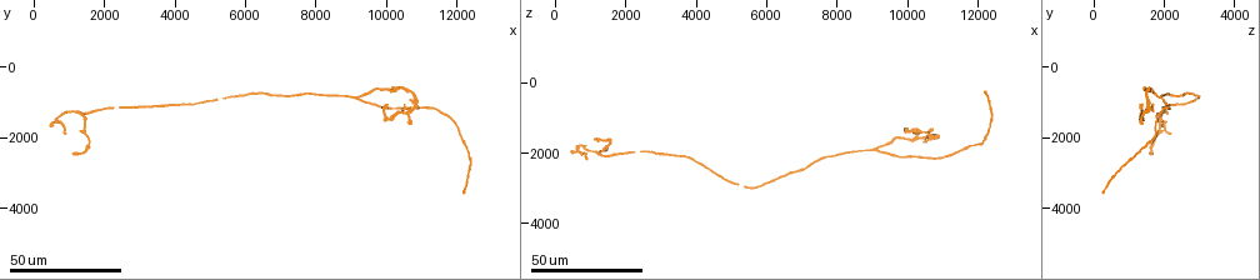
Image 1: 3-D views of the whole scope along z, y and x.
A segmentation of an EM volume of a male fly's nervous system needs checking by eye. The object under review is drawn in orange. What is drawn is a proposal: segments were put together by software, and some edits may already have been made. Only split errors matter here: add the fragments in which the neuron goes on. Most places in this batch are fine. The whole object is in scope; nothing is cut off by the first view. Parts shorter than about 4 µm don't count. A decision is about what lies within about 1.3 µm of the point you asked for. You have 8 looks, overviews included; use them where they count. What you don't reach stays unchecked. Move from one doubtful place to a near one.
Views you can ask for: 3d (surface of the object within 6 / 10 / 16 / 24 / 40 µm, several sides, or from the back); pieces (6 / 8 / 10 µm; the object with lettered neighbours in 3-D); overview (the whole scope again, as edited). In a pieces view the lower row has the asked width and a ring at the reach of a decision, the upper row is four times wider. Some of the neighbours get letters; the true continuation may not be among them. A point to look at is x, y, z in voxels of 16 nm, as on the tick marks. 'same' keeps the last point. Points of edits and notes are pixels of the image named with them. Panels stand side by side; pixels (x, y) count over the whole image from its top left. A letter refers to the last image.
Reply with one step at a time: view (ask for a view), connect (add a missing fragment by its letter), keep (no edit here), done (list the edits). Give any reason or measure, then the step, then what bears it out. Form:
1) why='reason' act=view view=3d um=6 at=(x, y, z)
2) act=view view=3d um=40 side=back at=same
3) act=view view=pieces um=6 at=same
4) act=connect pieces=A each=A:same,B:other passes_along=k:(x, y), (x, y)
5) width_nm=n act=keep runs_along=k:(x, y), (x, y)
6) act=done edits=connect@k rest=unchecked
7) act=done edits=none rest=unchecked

why='free end' act=view view=3d um=40 at=(10300, 1400, 1400)

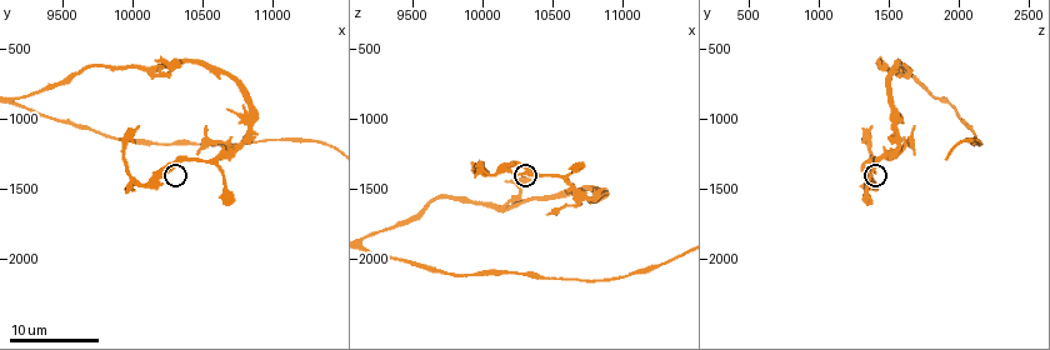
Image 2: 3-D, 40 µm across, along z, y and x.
act=view view=pieces um=10 at=(10220, 1380, 1420)

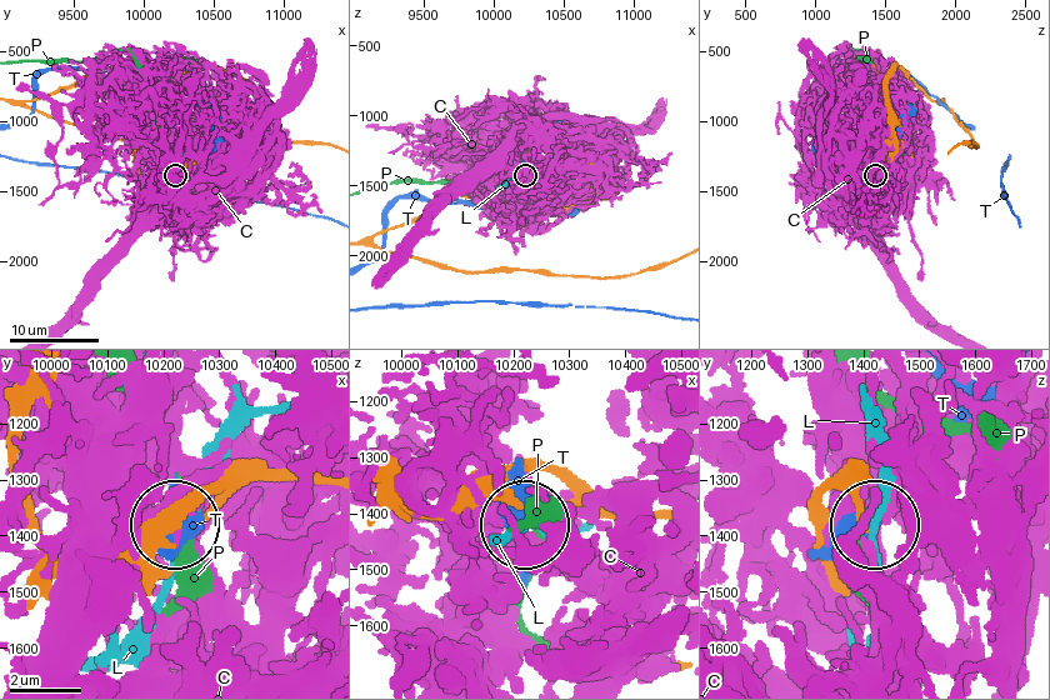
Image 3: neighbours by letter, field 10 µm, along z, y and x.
act=keep each=C:other,L:other,P:other,T:other found='none of them fits'

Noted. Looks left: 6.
why='free end' act=view view=3d um=10 at=(10160, 580, 1440)

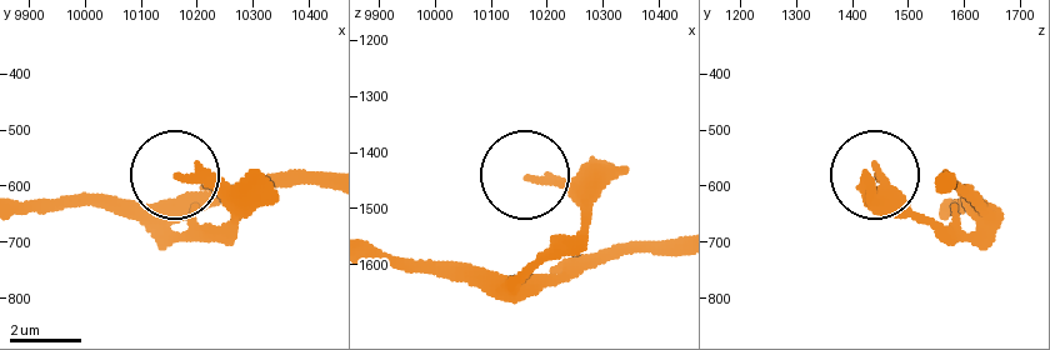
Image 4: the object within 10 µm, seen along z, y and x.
act=view view=pieces um=10 at=(10175, 585, 1455)

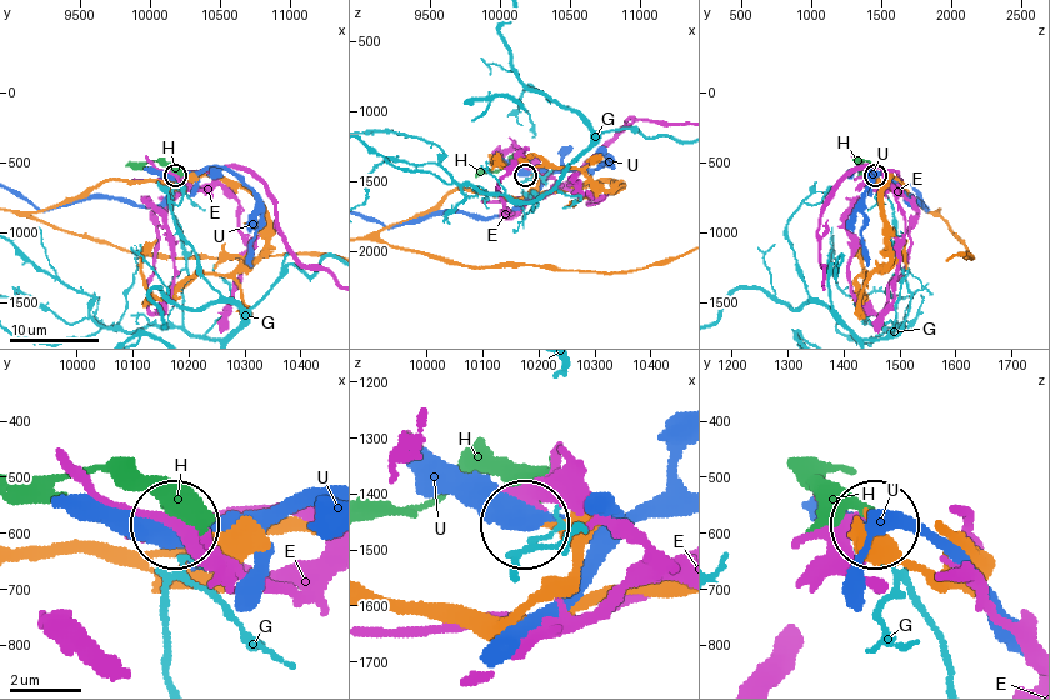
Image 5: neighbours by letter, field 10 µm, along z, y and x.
act=keep each=E:other,G:other,H:other,U:other found='no lettered fragment goes on from it'

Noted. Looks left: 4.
why='tapers out' act=view view=pieces um=6 at=(10460, 1220, 1700)

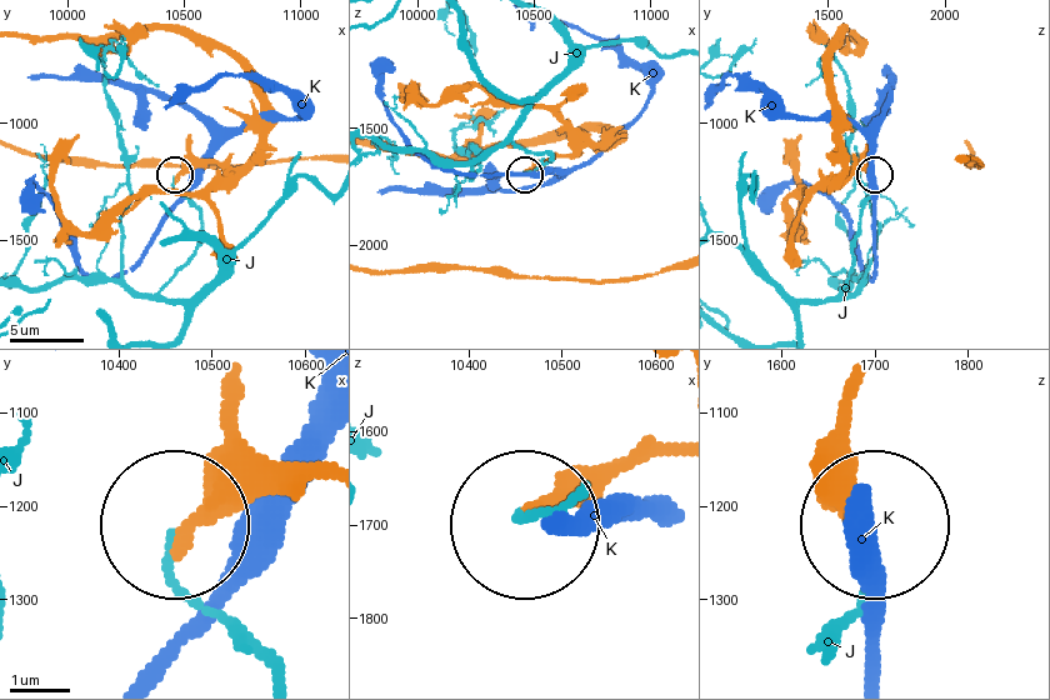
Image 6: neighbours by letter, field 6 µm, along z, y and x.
act=keep each=J:other,K:other found='none of them fits'

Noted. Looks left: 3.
why='an open end' act=view view=pieces um=10 at=(10700, 1620, 1340)

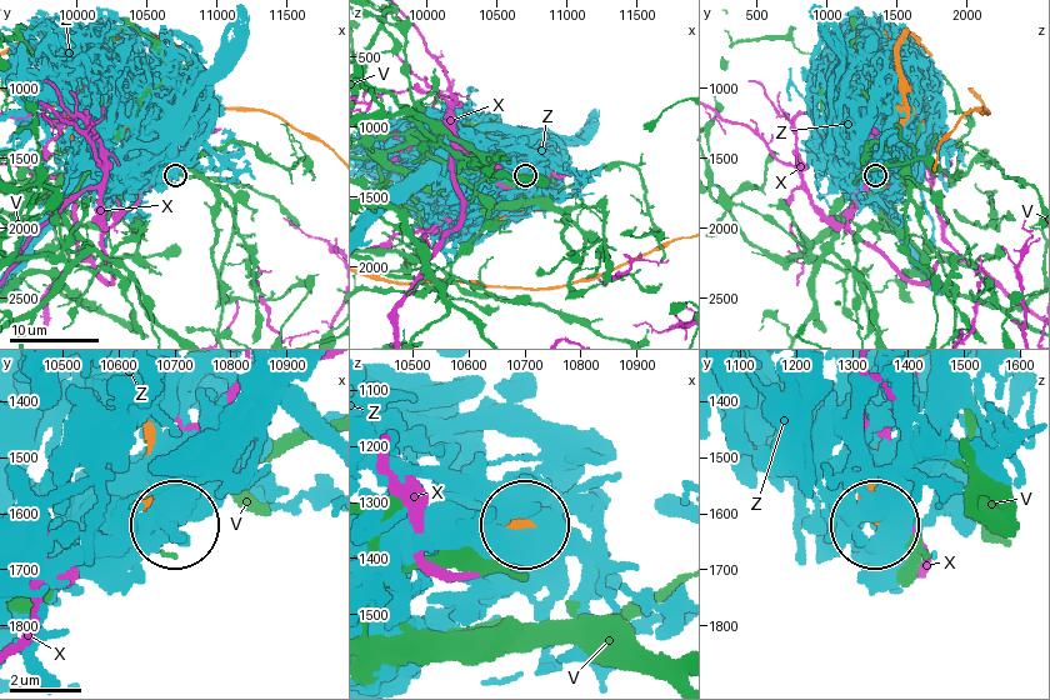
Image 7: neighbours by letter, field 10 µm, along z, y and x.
act=keep each=V:other,X:other,Z:other found='no lettered fragment goes on from it'

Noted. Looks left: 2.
act=done edits=none rest=unchecked

